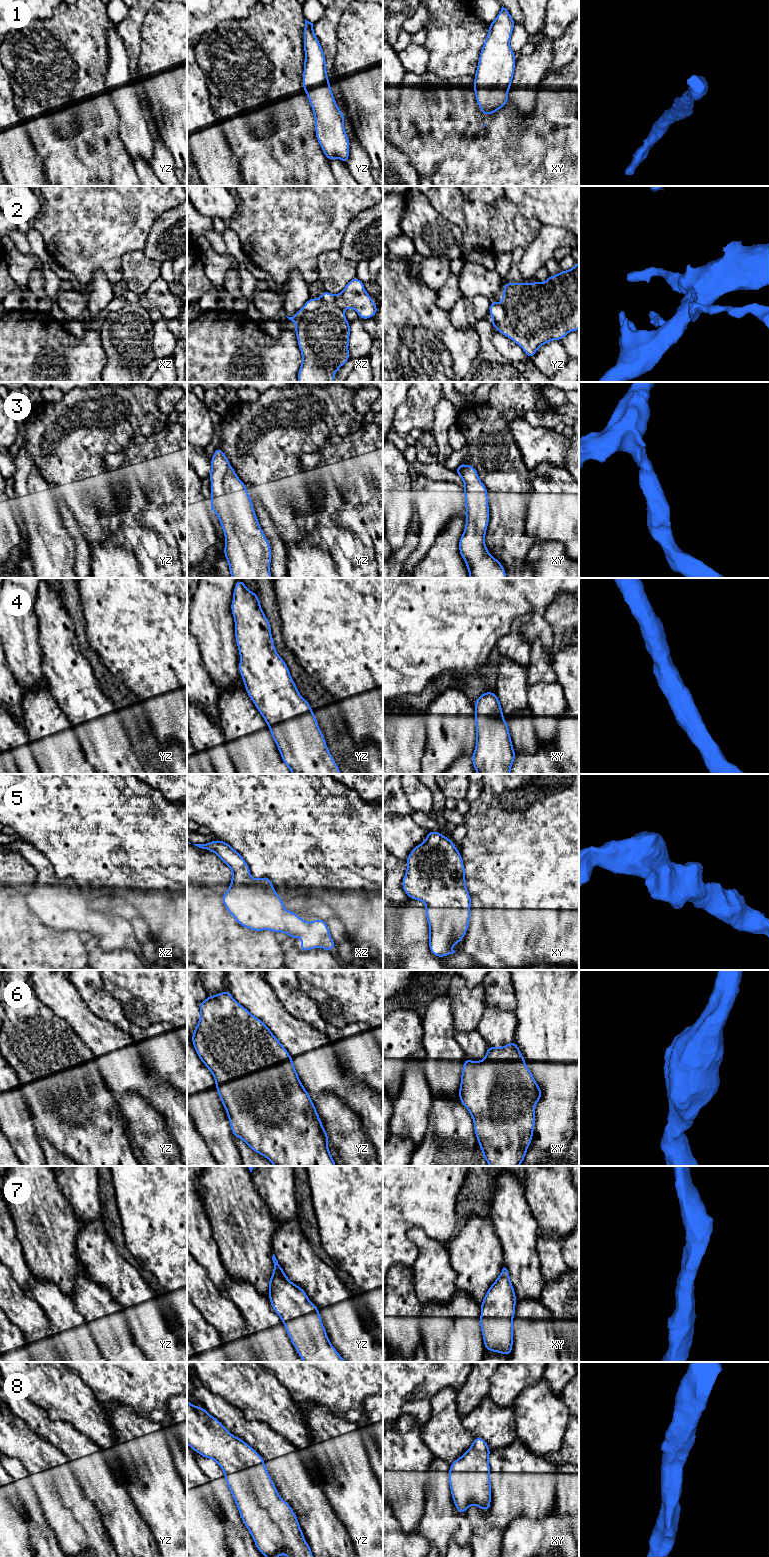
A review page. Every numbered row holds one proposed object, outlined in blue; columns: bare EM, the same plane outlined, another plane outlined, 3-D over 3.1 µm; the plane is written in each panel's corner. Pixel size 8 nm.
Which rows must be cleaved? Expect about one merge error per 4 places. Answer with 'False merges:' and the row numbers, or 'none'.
False merges: 2

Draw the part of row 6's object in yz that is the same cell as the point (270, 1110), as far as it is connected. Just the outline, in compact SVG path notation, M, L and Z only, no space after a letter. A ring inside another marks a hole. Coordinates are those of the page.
M229 991L208 996L199 1008L200 1019L192 1034L192 1044L215 1079L234 1137L241 1138L274 1166L336 1166L328 1149L327 1132L299 1079L292 1057L266 1024L241 1006Z

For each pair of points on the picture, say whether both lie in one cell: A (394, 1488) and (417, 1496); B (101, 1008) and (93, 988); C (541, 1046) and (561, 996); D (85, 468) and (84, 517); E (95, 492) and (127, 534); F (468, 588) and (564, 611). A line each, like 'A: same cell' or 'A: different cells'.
A: same cell
B: same cell
C: same cell
D: same cell
E: different cells
F: different cells

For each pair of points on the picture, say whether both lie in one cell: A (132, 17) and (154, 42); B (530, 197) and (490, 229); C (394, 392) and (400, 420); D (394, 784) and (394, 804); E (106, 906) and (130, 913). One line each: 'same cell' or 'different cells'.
A: different cells
B: different cells
C: different cells
D: same cell
E: same cell

